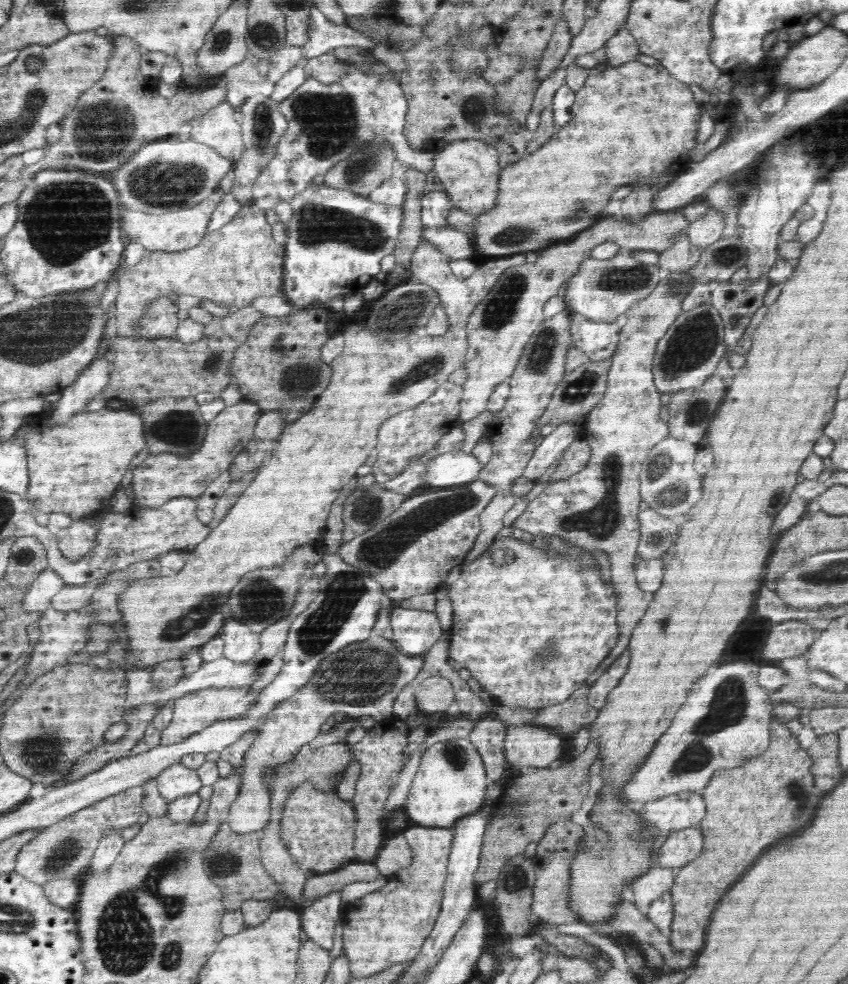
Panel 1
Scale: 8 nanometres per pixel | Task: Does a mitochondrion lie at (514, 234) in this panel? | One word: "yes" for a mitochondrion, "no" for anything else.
yes

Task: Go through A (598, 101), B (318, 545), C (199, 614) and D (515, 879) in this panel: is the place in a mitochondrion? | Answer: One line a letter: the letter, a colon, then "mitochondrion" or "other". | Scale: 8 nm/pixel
A: other
B: other
C: mitochondrion
D: mitochondrion

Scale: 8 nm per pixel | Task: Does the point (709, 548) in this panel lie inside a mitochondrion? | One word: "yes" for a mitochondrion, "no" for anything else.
no

